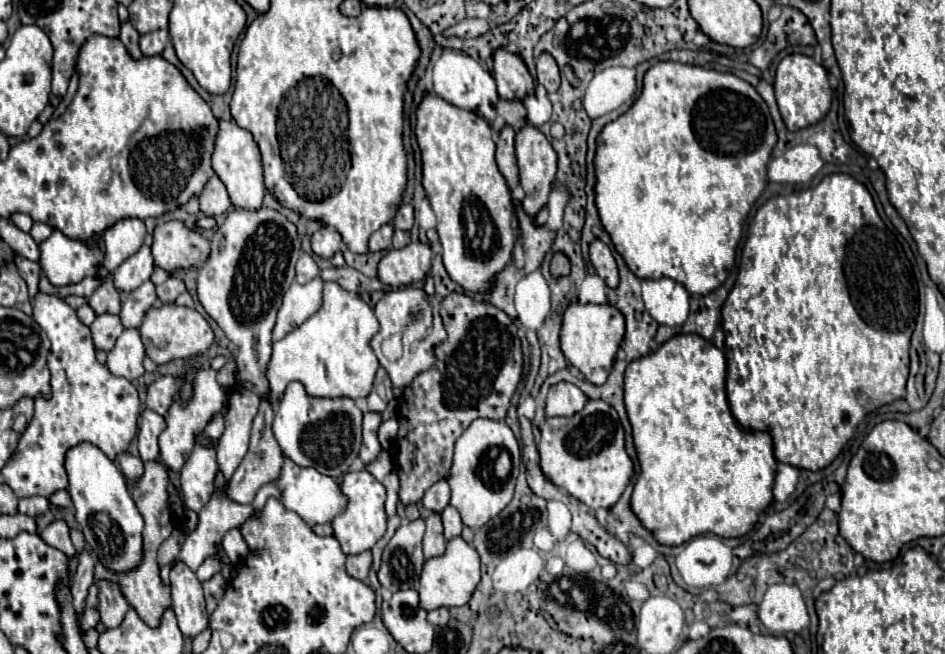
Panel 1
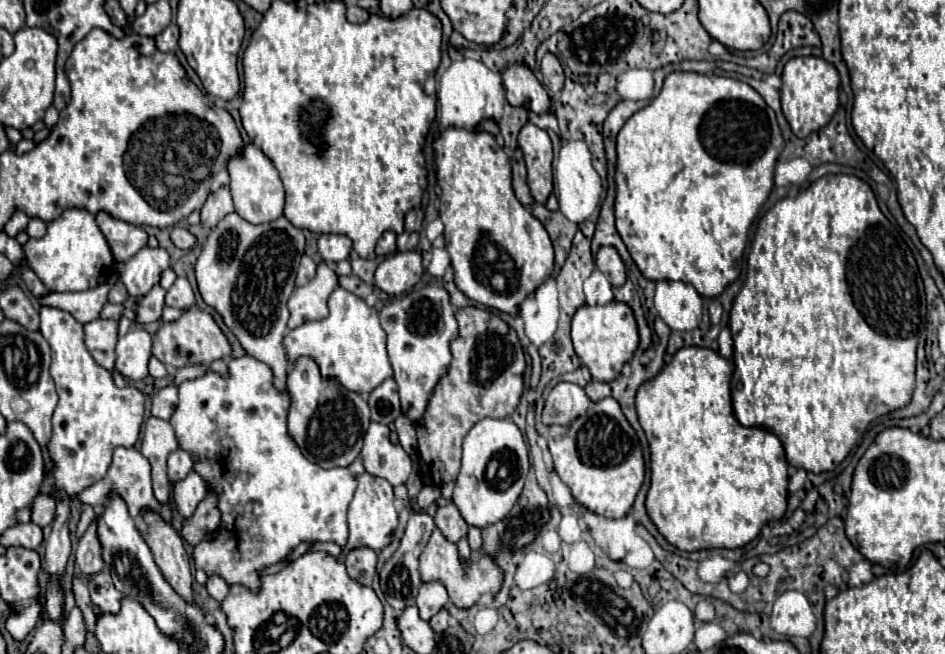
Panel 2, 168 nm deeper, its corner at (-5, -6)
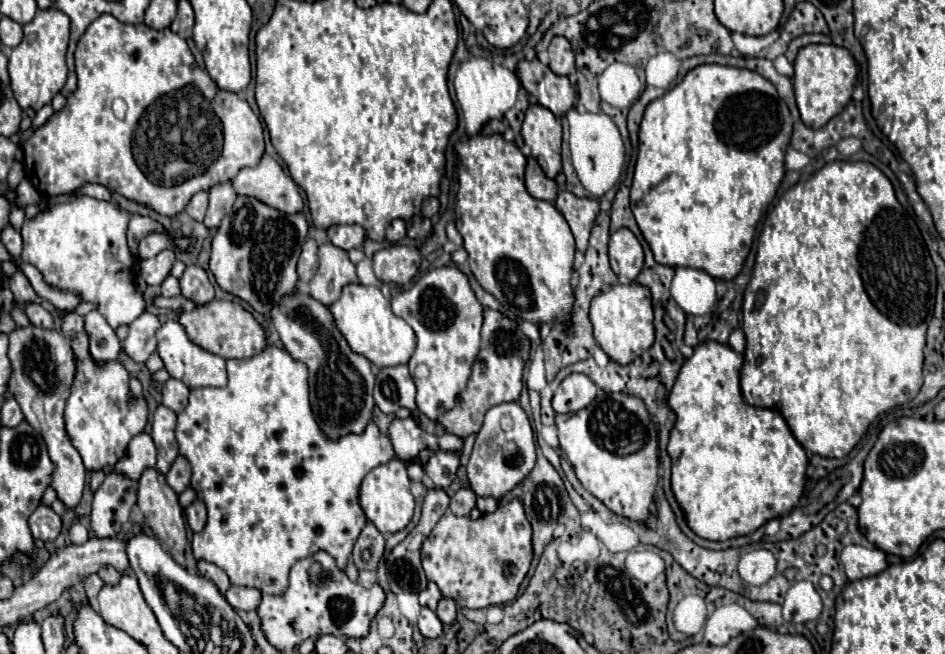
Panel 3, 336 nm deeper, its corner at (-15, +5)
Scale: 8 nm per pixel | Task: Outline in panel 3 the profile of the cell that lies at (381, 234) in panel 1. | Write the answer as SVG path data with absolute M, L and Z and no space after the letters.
M394 220L388 230L386 230L386 240L388 242L402 242L406 240L406 226L404 226L404 220Z

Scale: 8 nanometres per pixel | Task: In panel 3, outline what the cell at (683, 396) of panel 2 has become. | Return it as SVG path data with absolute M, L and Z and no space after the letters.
M720 342L698 344L694 348L694 356L684 362L684 368L680 368L680 376L676 378L676 384L672 388L672 396L668 396L670 408L678 414L676 424L672 428L672 434L670 434L670 444L668 444L668 454L672 456L672 490L674 490L674 496L676 496L678 504L680 504L680 508L686 512L688 526L698 536L708 538L708 540L730 540L730 538L736 538L736 536L744 536L744 534L754 532L756 528L760 528L768 520L788 514L798 504L798 500L800 500L800 496L804 492L804 482L806 482L806 466L808 466L806 450L798 444L798 440L790 432L790 428L788 428L786 420L782 418L782 414L778 410L772 410L772 408L750 406L744 400L742 390L740 390L740 368L742 368L742 364L744 364L744 356L740 352L736 352L736 350L732 350L726 344L720 344Z

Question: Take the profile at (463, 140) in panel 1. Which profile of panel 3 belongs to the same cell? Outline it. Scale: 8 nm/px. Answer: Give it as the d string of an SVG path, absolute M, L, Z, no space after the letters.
M500 134L474 136L466 144L458 144L460 156L460 190L456 206L456 228L464 238L468 250L468 264L480 286L490 292L504 308L516 308L524 322L536 326L568 322L574 308L574 290L570 284L574 266L574 236L568 222L552 202L532 198L524 186L526 158L514 142L506 142Z

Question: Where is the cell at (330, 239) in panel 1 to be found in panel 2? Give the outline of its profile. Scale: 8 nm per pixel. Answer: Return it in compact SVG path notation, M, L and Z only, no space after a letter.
M322 235L318 239L318 253L326 263L338 263L348 259L352 241L346 235Z

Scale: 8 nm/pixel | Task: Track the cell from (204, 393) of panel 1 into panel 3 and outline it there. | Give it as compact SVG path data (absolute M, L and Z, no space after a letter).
M178 456L176 462L172 464L170 472L166 474L166 480L174 488L174 492L180 494L180 492L184 492L190 486L190 476L192 476L192 470L190 470L188 460L184 460L182 456Z

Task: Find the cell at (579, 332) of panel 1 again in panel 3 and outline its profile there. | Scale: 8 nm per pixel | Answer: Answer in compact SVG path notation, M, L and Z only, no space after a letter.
M638 282L616 284L608 290L600 292L590 306L590 320L594 326L594 336L600 348L608 352L608 356L626 366L644 350L648 350L654 342L654 310L652 310L652 294L646 286Z

